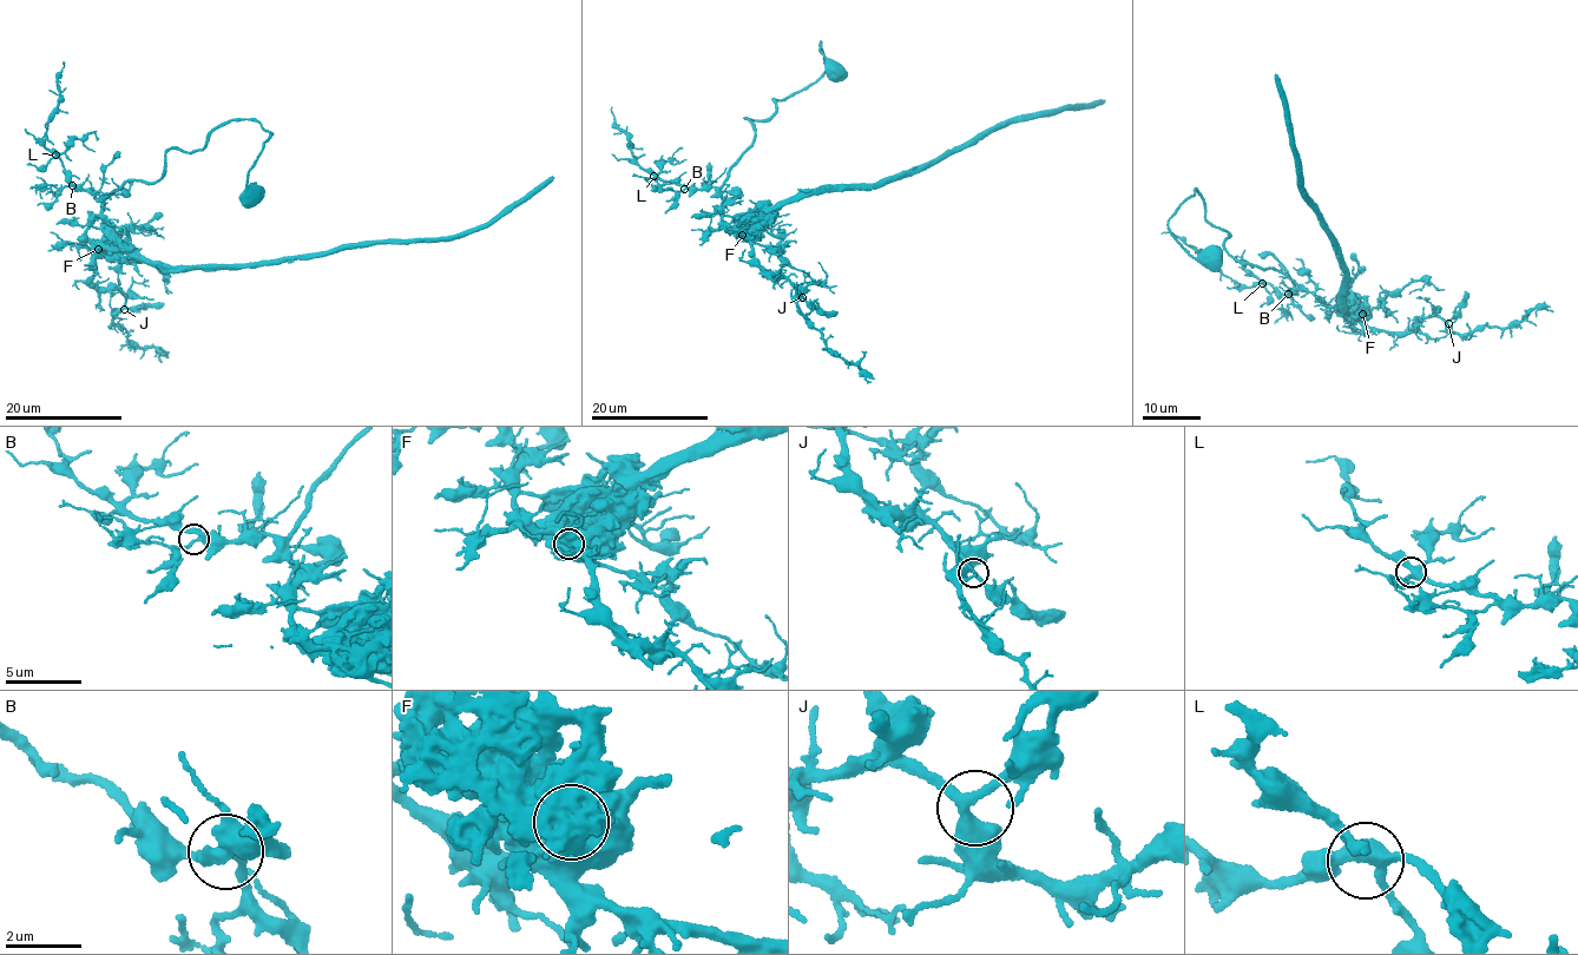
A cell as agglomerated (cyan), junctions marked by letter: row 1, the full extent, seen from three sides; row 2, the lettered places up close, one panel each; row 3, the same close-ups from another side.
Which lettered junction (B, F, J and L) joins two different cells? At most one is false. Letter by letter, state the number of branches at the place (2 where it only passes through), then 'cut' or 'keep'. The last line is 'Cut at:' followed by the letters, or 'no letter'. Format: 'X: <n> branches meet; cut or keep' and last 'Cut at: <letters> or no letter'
B: 3 branches meet; keep
F: 1 branches meet; cut
J: 3 branches meet; keep
L: 4 branches meet; keep
Cut at: F

